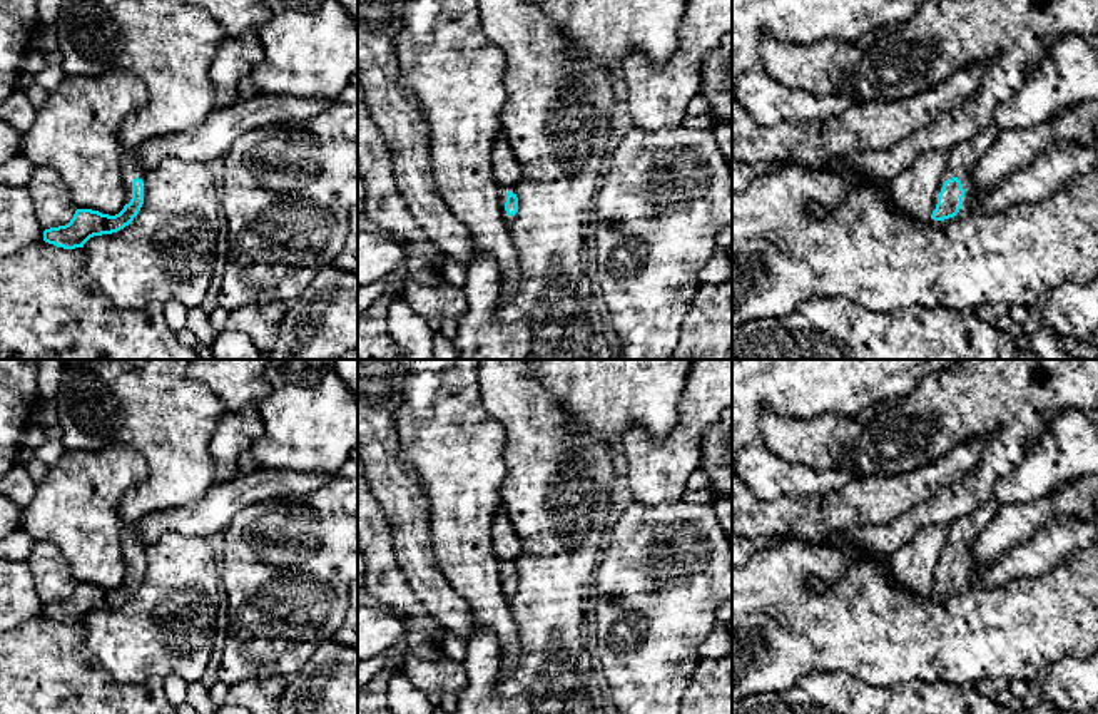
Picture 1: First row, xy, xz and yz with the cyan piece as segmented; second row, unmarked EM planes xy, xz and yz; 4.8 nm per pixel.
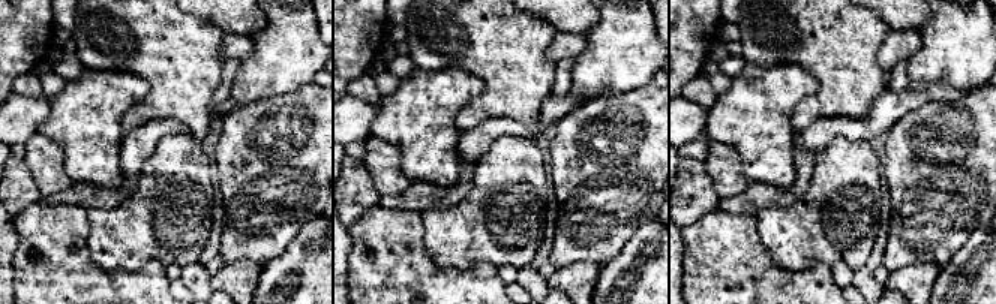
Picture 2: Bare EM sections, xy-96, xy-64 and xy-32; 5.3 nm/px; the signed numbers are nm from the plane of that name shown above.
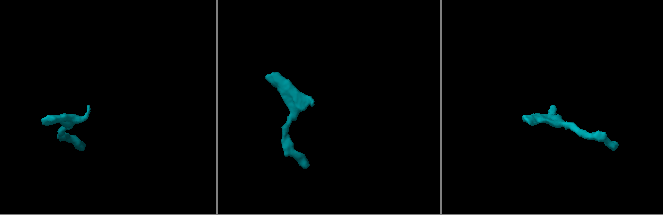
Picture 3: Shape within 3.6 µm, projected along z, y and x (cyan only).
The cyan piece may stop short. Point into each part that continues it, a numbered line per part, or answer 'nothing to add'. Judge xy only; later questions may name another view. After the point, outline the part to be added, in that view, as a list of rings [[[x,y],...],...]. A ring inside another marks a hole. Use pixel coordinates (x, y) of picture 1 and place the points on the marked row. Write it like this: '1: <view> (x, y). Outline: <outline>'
1: xy (131, 166). Outline: [[[137,149],[135,150],[124,150],[122,161],[120,161],[120,171],[122,171],[122,182],[125,187],[125,204],[132,199],[132,181],[139,177],[144,186],[144,196],[145,196],[145,169],[142,167]]]

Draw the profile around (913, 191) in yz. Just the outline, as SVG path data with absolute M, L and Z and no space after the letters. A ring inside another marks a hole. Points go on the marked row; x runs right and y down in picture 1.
M926 150L887 182L892 206L906 217L929 221L939 181L948 167L949 150Z

